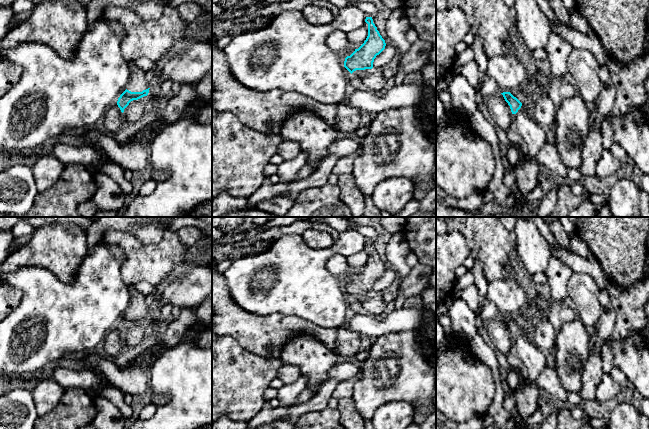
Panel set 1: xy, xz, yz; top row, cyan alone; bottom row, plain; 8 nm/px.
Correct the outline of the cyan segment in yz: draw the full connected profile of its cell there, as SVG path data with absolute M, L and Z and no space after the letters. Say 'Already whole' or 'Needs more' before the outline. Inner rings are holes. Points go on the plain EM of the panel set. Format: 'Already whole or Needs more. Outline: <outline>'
Already whole. Outline: M503 316L501 317L505 323L505 325L510 330L512 338L516 338L518 334L521 332L522 327L514 321L510 316Z

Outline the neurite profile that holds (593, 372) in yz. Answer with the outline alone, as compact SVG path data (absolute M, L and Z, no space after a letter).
M596 332L589 339L589 358L585 365L582 375L582 388L579 392L580 396L586 400L595 399L596 387L600 383L602 376L604 375L602 369L602 356L601 352L595 352L594 347L596 345L597 337Z

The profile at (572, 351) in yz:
M578 316L564 323L556 336L554 369L569 392L581 391L582 375L590 352L589 339L586 326Z

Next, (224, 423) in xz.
M223 417L212 424L212 429L249 429L247 422L235 422Z

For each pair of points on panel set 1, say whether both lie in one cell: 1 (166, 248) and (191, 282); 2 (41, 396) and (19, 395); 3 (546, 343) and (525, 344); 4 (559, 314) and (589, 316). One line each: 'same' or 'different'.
1: different
2: different
3: different
4: different

